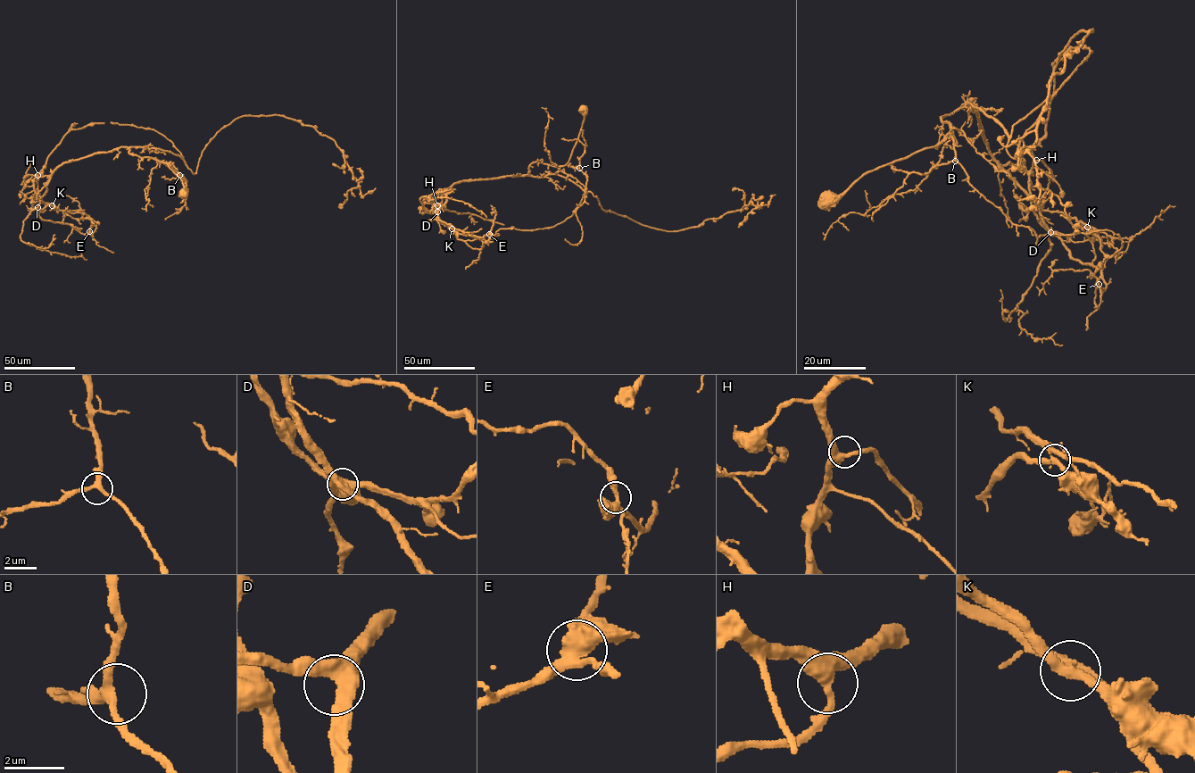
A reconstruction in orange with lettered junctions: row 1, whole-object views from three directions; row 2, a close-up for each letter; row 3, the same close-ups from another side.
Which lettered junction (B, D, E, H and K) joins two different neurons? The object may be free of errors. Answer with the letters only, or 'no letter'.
no letter

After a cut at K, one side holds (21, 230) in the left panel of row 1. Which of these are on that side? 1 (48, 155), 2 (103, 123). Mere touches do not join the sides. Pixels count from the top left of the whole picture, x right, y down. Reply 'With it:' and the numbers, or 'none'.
With it: none

